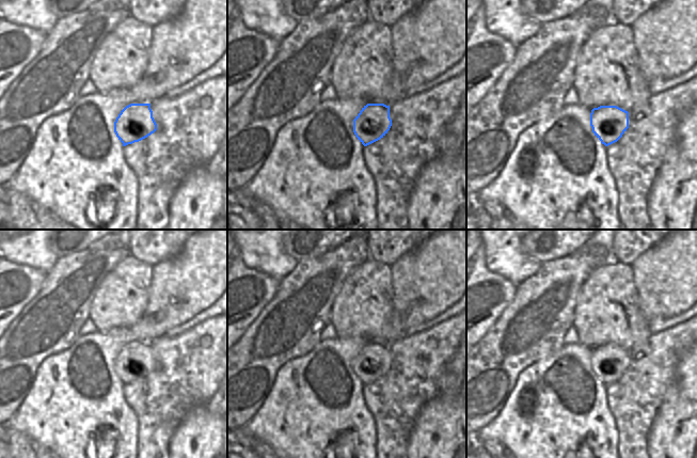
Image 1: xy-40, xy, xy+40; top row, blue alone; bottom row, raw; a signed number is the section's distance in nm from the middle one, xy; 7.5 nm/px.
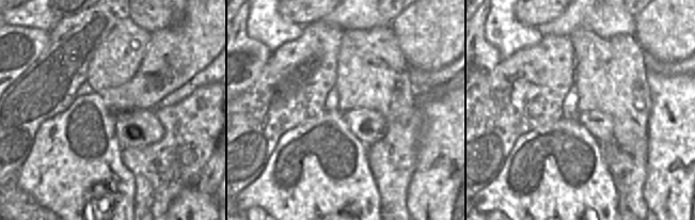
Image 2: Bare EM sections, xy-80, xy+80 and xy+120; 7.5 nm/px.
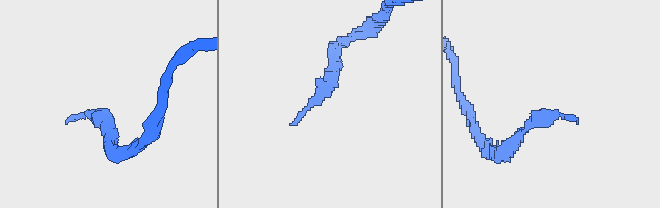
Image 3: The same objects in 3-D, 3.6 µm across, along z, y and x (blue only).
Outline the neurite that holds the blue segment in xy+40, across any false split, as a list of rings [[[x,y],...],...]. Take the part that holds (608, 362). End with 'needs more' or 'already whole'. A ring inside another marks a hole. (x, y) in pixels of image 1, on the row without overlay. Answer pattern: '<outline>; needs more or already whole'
[[[600,345],[590,352],[590,365],[602,383],[617,381],[629,367],[629,351],[617,345]]]; already whole

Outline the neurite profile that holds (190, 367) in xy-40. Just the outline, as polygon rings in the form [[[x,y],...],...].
[[[218,315],[207,319],[179,336],[162,336],[151,342],[157,369],[147,377],[123,385],[123,395],[127,405],[138,418],[138,453],[136,458],[168,458],[170,440],[183,421],[194,408],[206,405],[217,391],[227,373],[227,353],[223,350],[223,337],[227,332],[227,315]]]

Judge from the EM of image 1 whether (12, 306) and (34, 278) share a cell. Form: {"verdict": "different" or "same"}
{"verdict": "same"}

